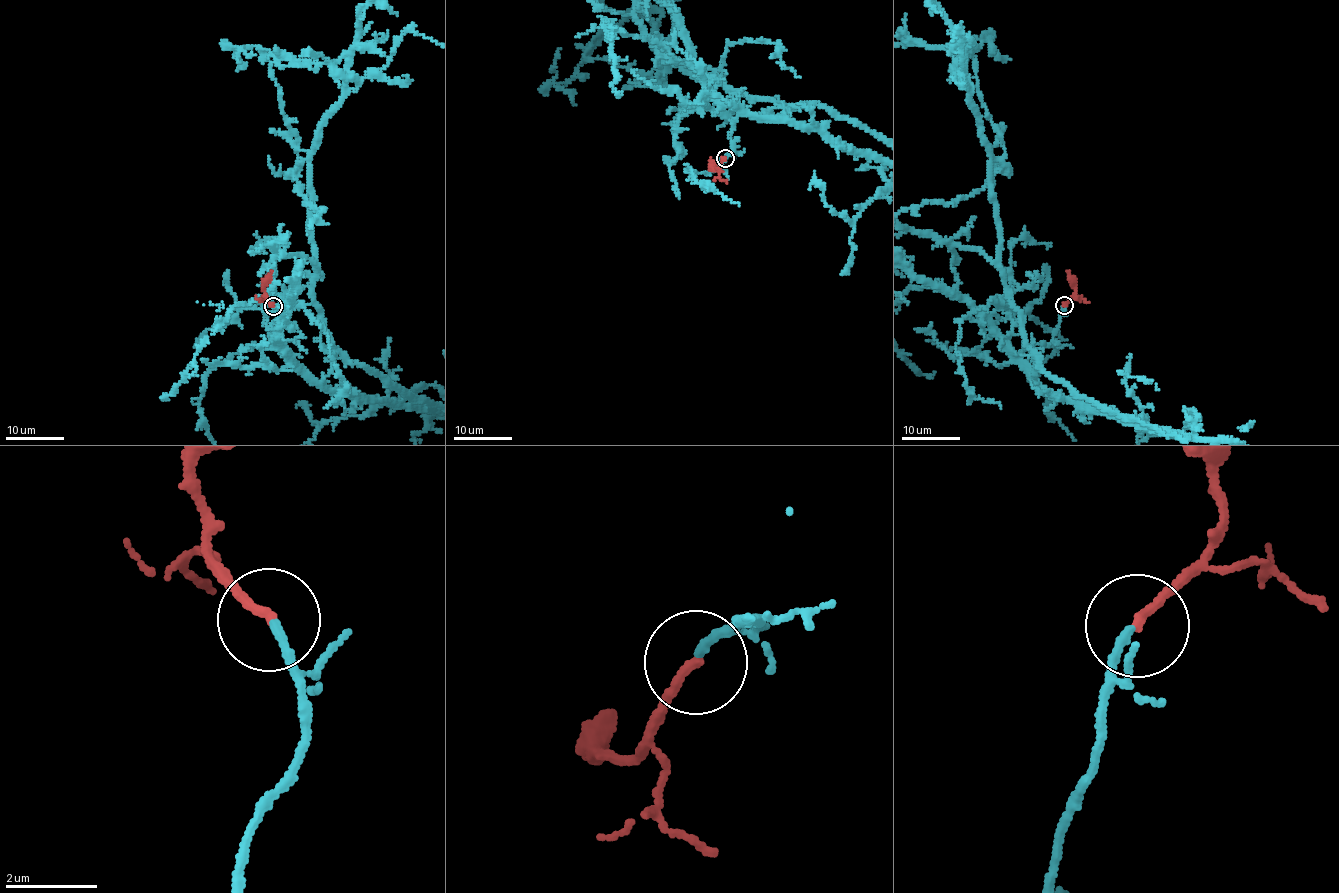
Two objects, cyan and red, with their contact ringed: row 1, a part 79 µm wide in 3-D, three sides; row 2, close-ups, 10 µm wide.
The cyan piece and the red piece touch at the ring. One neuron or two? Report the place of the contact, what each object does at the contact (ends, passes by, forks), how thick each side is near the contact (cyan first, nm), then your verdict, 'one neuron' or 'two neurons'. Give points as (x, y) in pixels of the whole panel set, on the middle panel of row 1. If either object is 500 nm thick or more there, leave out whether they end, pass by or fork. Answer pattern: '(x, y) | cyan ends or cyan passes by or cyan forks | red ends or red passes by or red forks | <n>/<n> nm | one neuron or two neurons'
(725, 158) | cyan ends | red ends | 180/200 nm | one neuron

